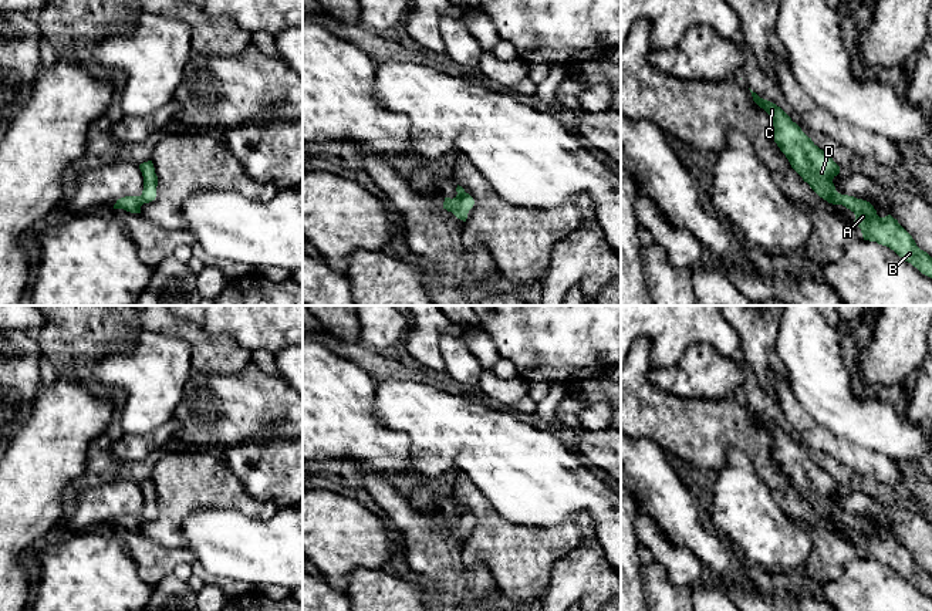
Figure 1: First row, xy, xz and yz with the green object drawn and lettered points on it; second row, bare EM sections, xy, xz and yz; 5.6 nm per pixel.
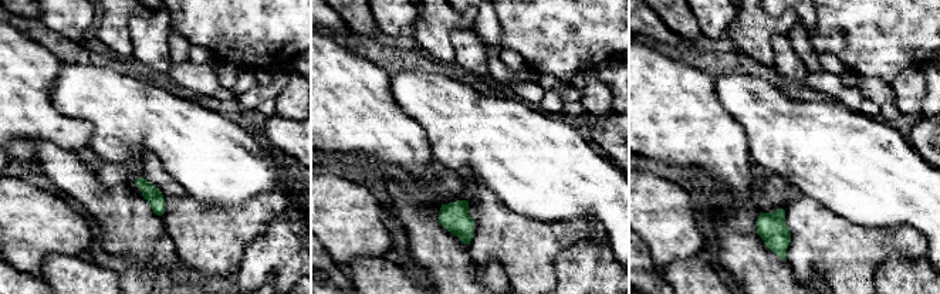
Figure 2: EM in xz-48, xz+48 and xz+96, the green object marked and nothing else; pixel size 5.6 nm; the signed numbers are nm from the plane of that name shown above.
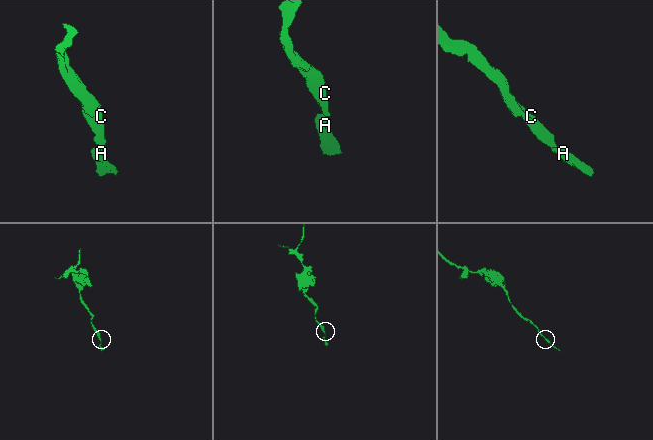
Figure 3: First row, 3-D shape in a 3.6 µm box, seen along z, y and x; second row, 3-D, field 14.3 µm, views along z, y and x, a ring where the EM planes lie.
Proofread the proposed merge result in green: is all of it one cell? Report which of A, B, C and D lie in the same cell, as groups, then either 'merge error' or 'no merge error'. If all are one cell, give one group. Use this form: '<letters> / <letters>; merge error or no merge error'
A B C D; no merge error

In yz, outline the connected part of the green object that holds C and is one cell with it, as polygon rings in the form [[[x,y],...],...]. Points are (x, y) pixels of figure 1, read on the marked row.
[[[752,92],[753,101],[773,119],[773,139],[789,159],[791,168],[824,200],[842,205],[855,215],[864,240],[877,242],[894,250],[905,261],[932,279],[932,257],[921,250],[912,236],[891,215],[879,217],[874,206],[862,199],[841,195],[833,179],[840,166],[820,149],[801,128],[776,104]]]

